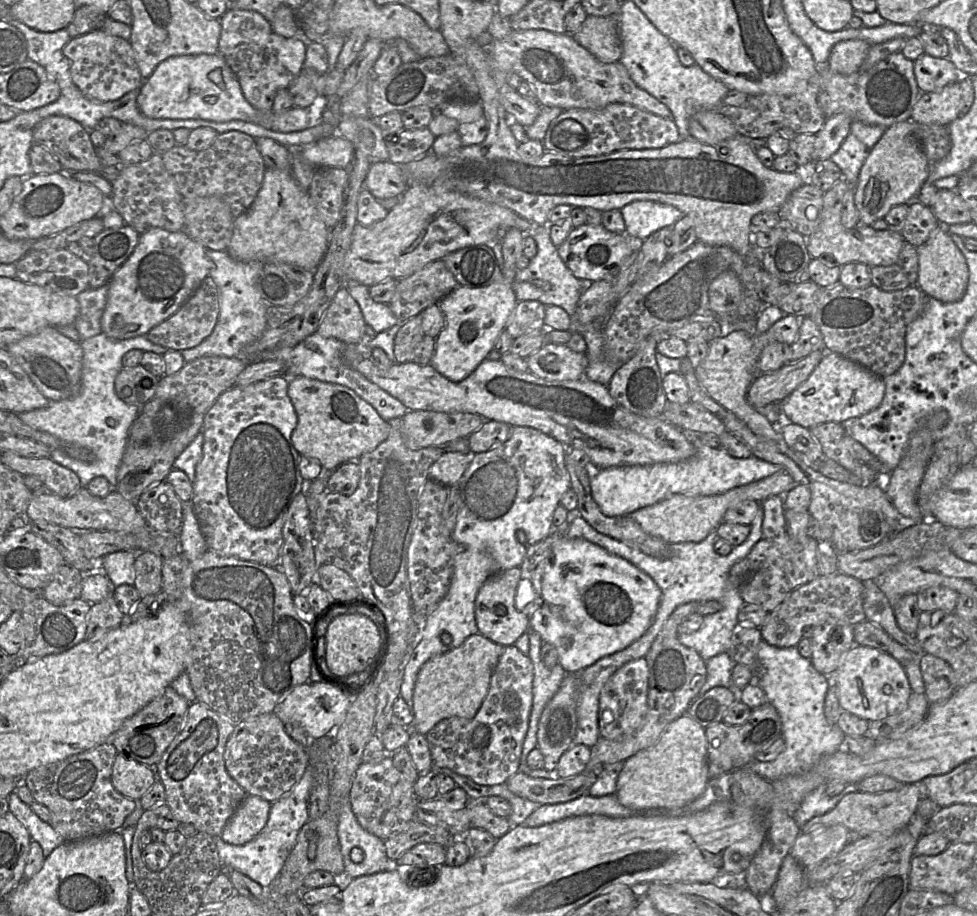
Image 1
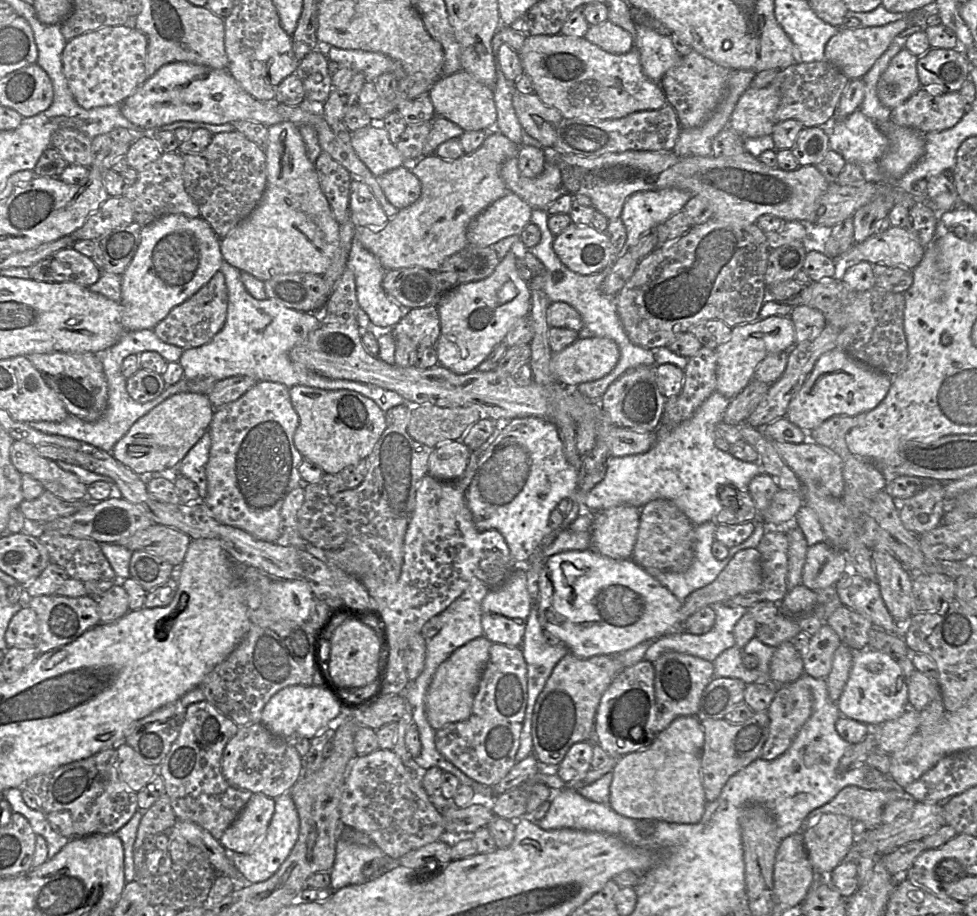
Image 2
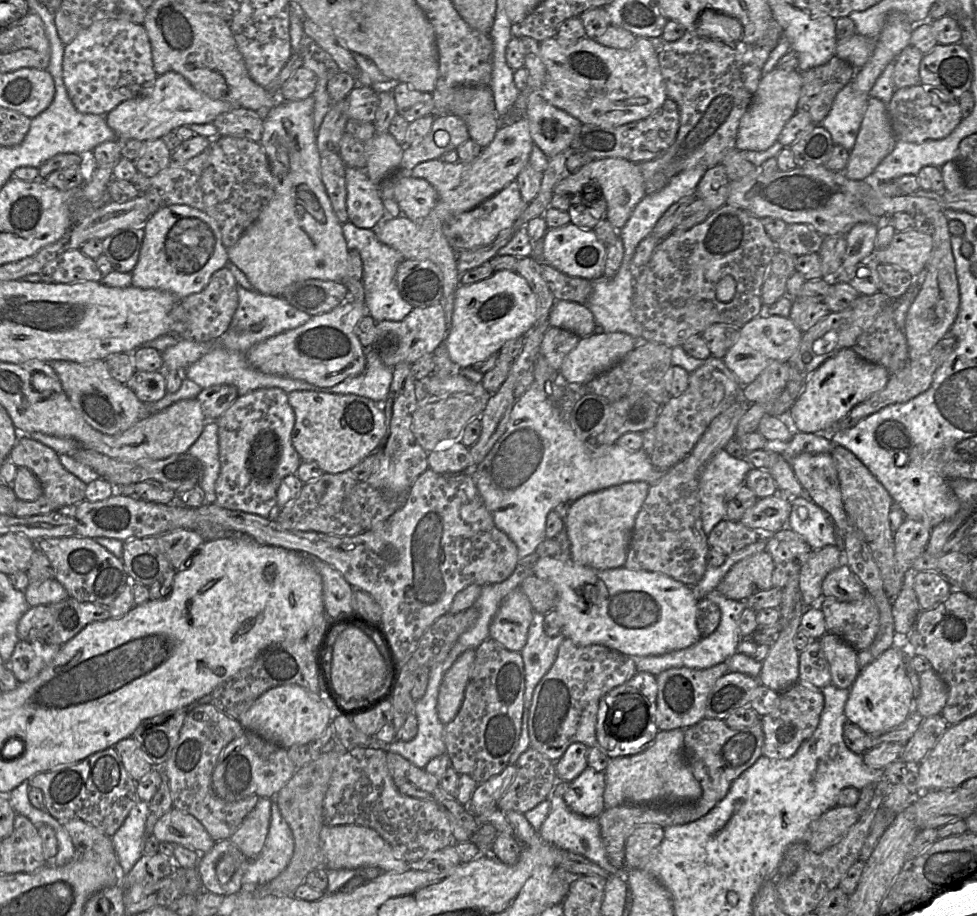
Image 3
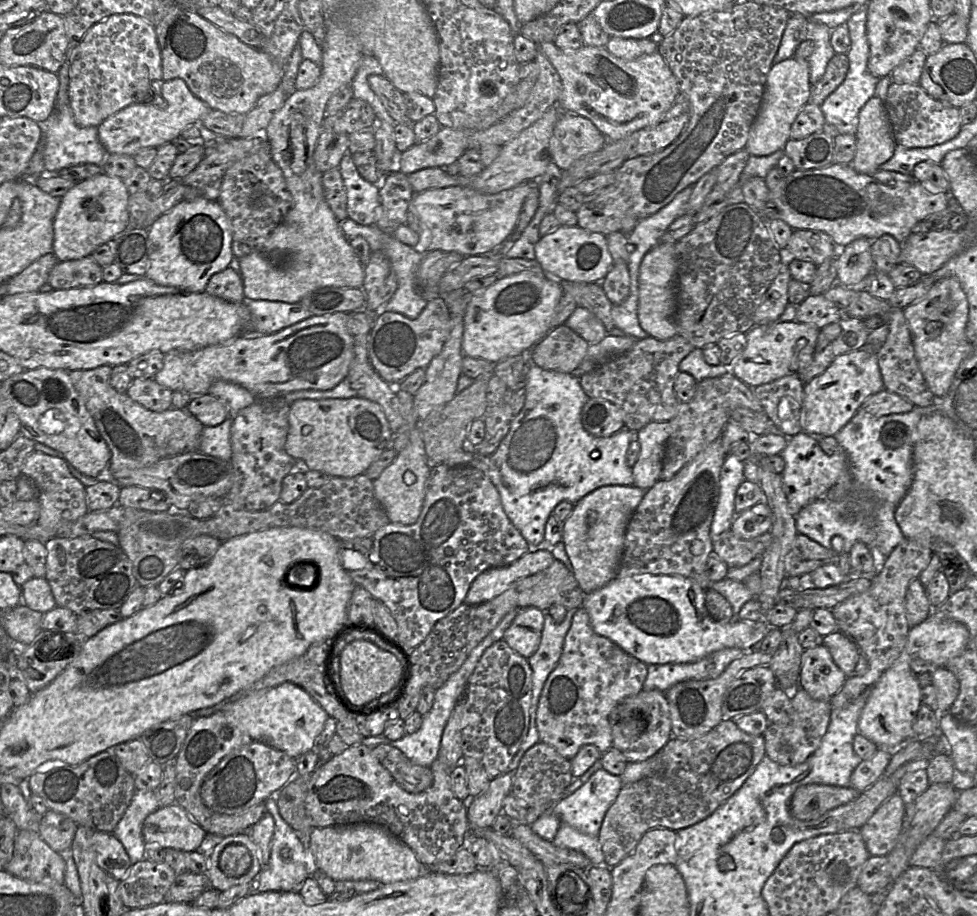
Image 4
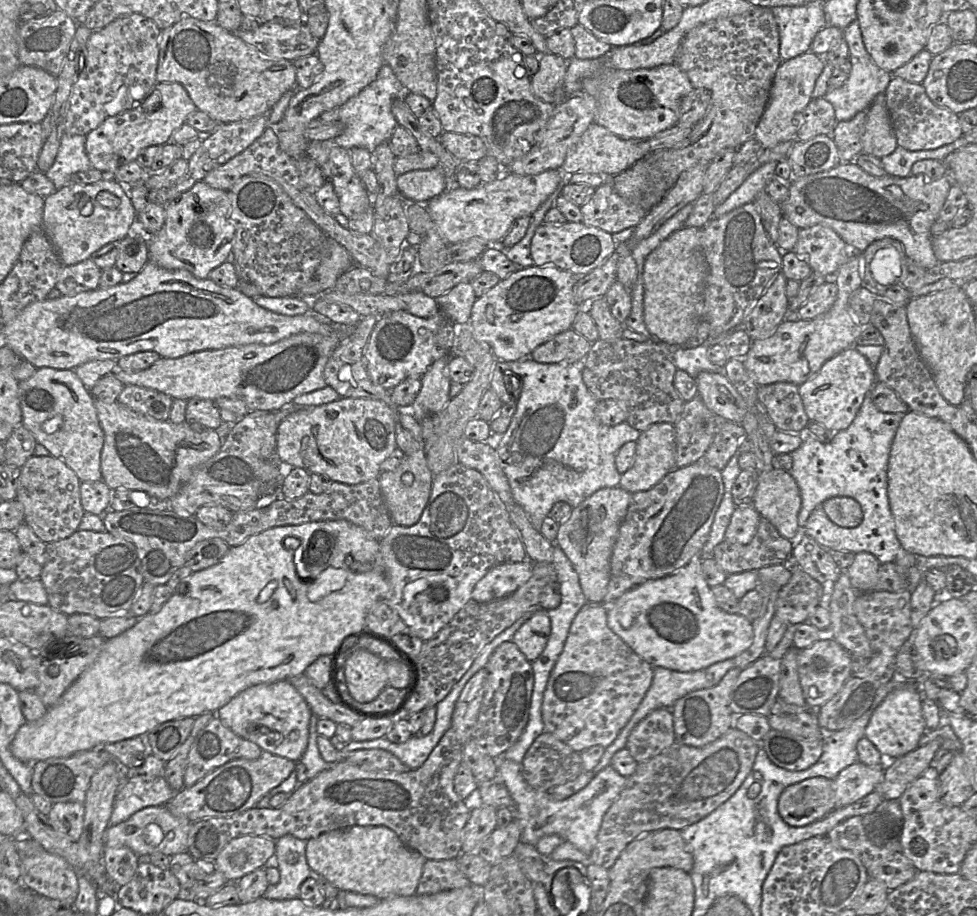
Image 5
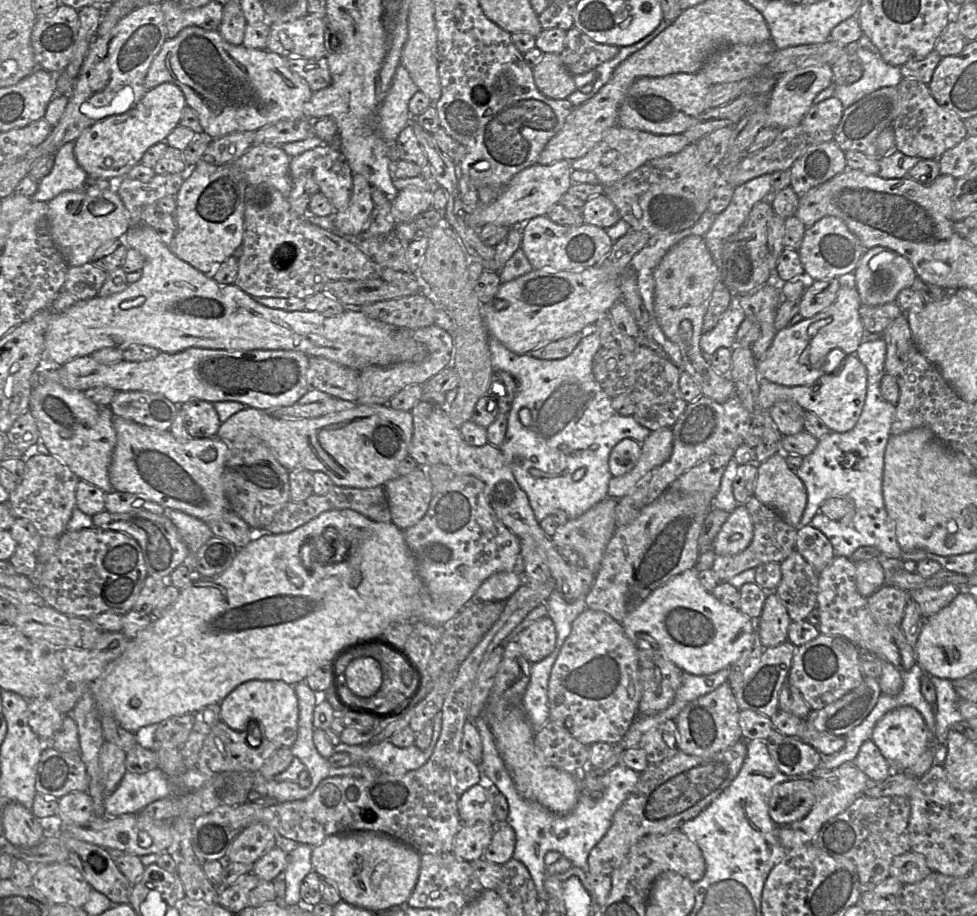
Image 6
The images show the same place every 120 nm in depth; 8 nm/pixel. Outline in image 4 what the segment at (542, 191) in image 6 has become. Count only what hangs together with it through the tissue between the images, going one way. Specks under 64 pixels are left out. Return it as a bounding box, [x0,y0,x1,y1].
[409,180,537,257]

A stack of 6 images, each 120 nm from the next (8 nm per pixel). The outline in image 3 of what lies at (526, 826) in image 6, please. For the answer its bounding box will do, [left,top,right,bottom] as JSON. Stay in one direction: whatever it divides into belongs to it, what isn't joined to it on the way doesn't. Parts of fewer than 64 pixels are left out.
[563,767,605,818]

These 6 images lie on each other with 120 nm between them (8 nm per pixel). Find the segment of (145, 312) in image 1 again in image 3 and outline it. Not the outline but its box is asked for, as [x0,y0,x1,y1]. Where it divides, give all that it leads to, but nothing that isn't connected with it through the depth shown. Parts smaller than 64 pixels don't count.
[131,205,229,300]

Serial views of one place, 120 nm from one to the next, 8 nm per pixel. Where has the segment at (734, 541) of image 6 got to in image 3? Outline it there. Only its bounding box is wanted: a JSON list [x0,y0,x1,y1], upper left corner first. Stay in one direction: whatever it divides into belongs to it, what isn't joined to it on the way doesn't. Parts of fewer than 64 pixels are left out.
[740,493,791,536]

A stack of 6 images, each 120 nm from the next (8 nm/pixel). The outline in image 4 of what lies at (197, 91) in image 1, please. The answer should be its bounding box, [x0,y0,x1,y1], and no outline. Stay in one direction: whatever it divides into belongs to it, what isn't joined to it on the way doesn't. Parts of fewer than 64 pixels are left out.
[98,78,211,156]

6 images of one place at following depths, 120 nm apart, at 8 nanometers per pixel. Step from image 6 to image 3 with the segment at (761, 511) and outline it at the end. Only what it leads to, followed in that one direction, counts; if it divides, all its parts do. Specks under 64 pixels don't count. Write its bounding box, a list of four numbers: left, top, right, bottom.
[708,520,761,556]

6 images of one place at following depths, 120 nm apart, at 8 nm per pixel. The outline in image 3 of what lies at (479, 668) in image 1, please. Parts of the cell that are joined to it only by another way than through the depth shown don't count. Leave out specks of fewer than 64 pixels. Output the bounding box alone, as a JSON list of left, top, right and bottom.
[437,649,476,725]

